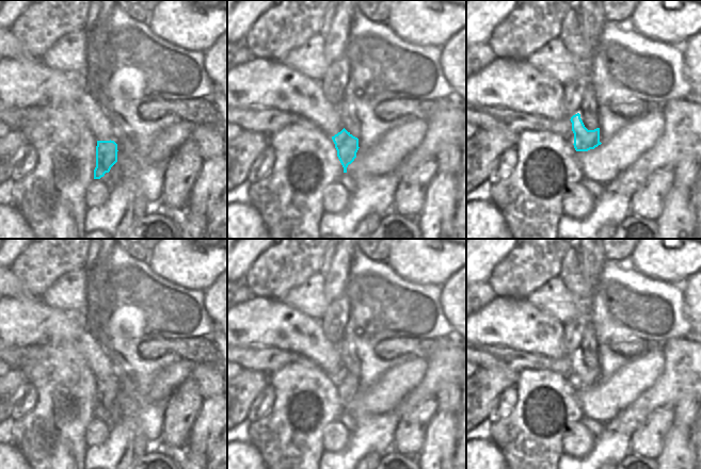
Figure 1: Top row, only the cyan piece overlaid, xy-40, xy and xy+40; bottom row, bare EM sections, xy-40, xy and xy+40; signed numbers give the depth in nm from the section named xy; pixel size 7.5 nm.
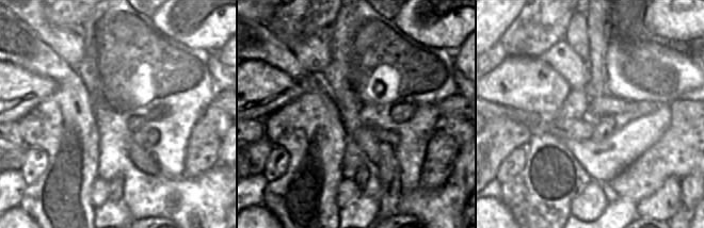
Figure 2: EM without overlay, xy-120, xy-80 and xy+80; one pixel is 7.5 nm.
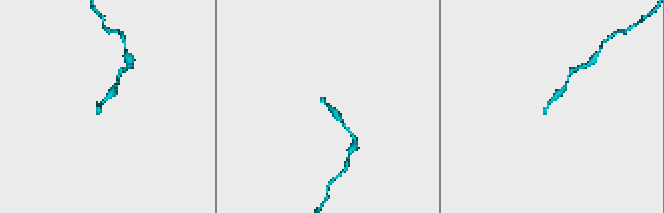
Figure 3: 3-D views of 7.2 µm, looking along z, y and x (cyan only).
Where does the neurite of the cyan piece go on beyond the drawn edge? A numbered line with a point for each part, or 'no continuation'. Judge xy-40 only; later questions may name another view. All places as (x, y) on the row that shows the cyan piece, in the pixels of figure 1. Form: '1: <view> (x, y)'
1: xy-40 (114, 176)

